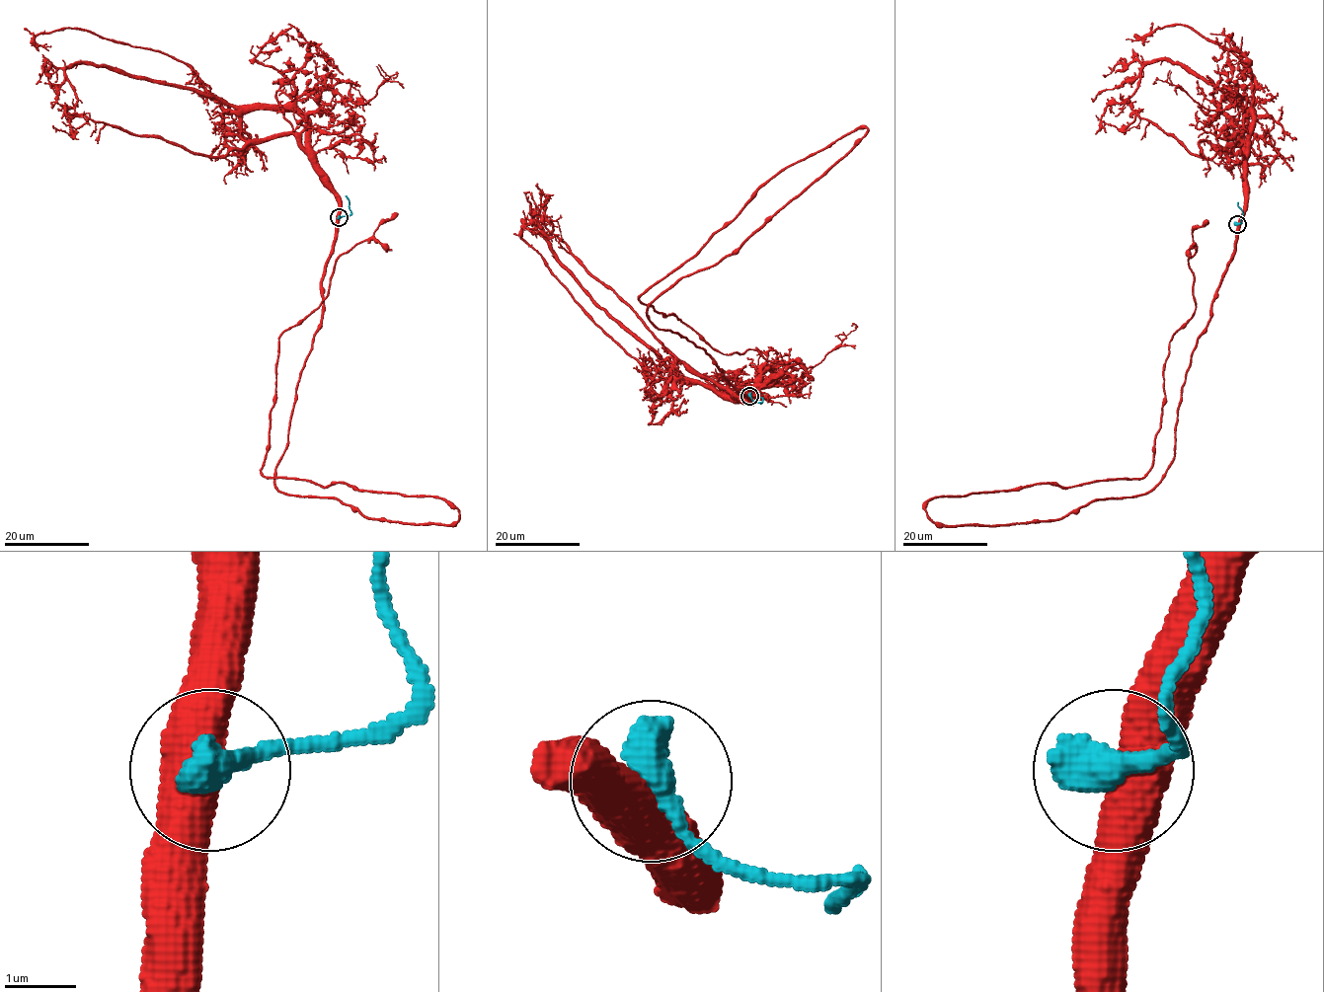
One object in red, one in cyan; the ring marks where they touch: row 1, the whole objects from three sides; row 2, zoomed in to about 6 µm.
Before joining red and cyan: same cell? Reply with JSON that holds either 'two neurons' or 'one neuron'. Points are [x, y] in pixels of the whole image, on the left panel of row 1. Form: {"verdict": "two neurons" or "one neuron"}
{"verdict": "two neurons"}

